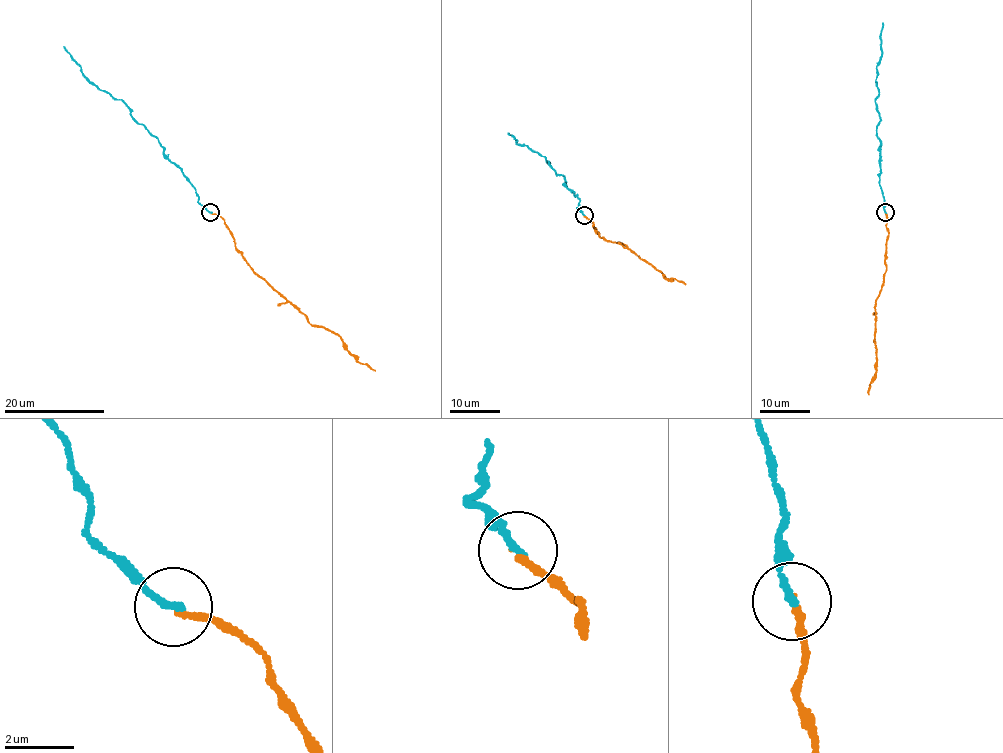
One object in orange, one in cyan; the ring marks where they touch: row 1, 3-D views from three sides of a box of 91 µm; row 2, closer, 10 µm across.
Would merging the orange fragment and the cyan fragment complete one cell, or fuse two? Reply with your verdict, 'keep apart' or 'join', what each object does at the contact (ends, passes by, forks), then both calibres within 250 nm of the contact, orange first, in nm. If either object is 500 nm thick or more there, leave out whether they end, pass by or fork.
join | orange ends | cyan ends | 200/240 nm

